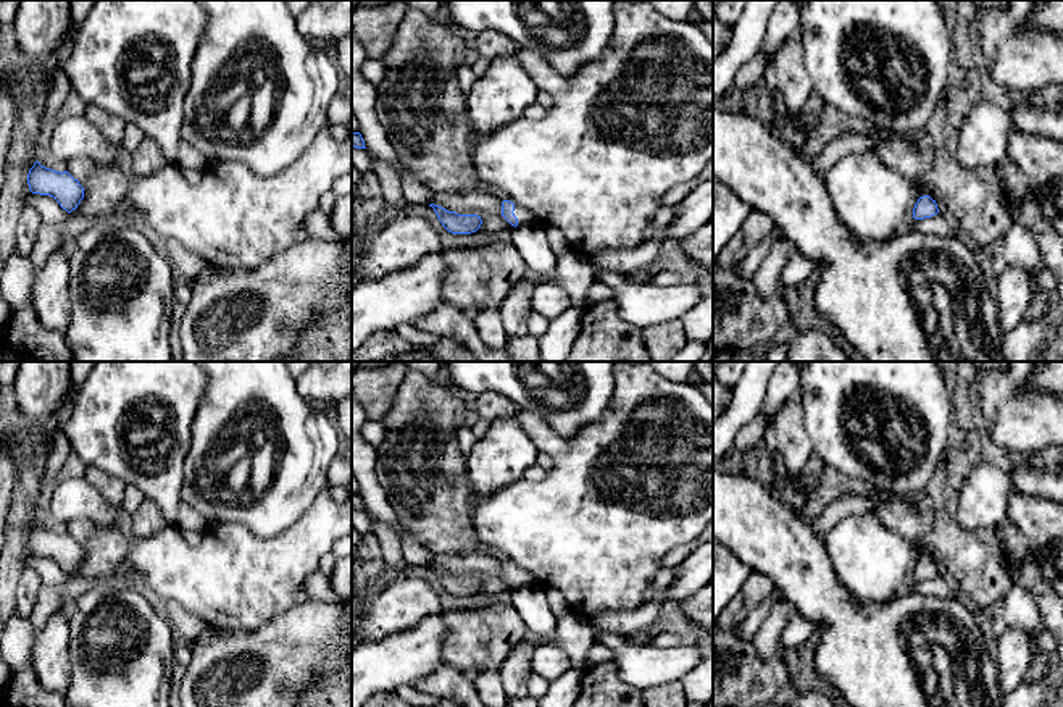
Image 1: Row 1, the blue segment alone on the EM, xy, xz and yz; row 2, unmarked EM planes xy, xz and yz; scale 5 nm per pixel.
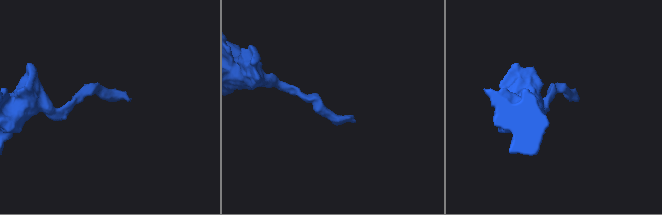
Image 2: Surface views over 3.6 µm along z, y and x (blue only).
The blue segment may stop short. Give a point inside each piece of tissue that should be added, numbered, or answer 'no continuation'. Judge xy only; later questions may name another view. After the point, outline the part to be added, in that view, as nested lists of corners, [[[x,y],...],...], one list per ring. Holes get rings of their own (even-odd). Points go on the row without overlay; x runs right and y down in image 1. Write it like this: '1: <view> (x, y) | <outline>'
no continuation

